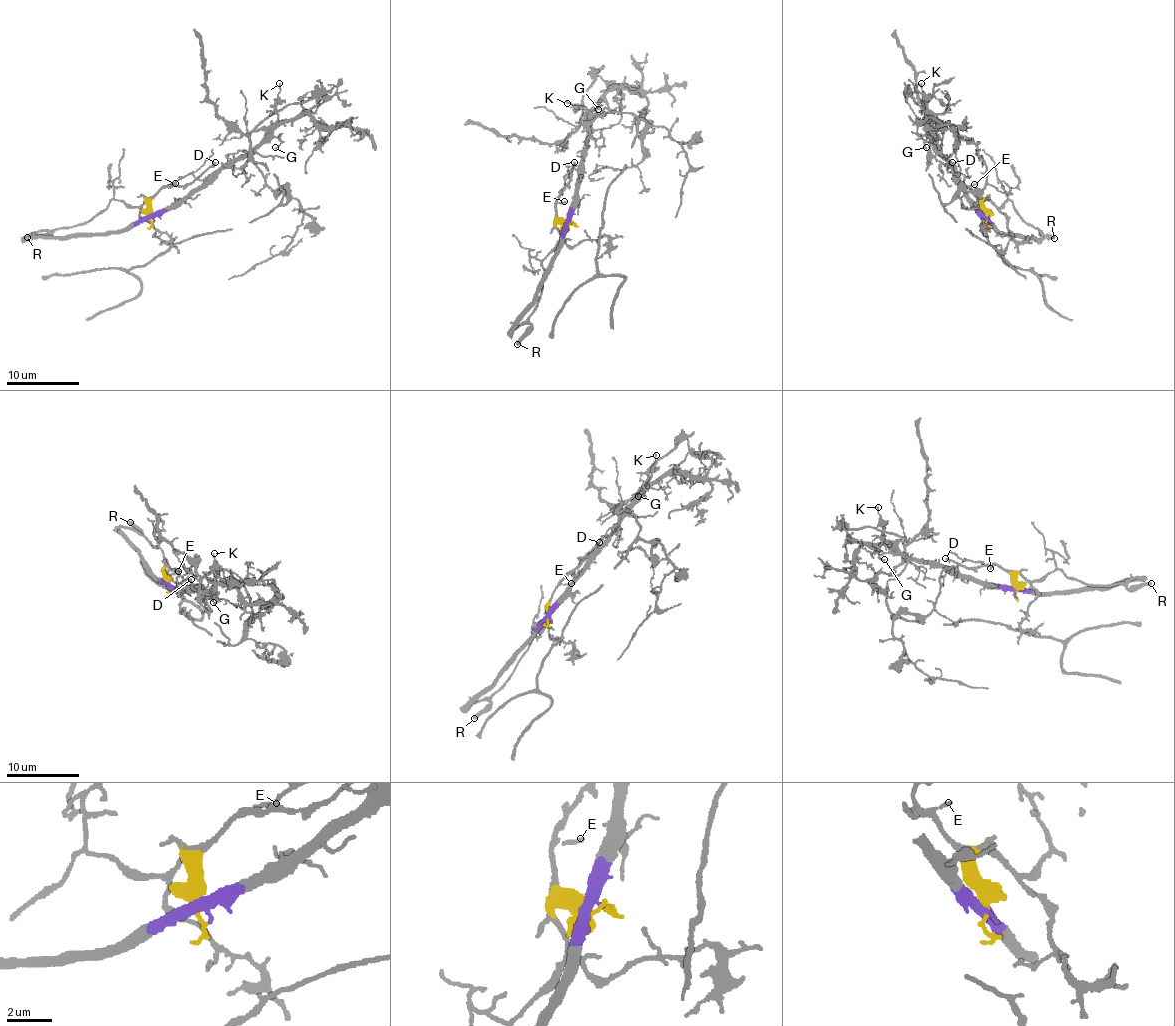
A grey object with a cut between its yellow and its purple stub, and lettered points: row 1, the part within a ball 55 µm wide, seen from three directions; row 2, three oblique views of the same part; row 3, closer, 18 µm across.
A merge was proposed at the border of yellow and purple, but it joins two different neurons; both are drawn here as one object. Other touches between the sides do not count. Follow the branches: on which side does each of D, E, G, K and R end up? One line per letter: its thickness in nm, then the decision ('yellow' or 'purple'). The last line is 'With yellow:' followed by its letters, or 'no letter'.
D: 190 nm thick; yellow
E: 150 nm thick; yellow
G: 120 nm thick; purple
K: 130 nm thick; purple
R: 360 nm thick; yellow
With yellow: D, E, R

